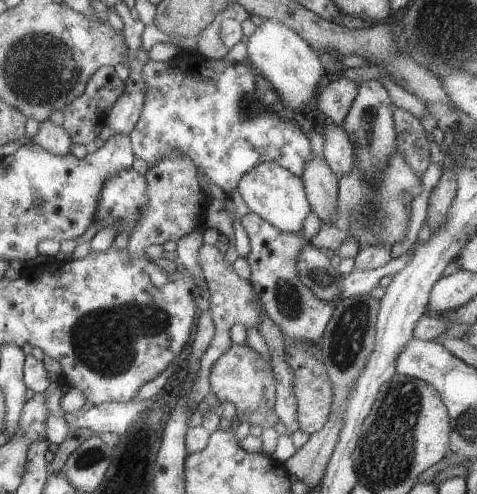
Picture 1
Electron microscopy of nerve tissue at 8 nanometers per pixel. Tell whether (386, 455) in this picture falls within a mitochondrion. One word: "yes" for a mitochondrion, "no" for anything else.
yes

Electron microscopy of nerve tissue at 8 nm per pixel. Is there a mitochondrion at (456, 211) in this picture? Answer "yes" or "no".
no

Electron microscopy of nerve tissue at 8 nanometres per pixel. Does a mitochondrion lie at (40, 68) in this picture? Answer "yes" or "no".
yes

